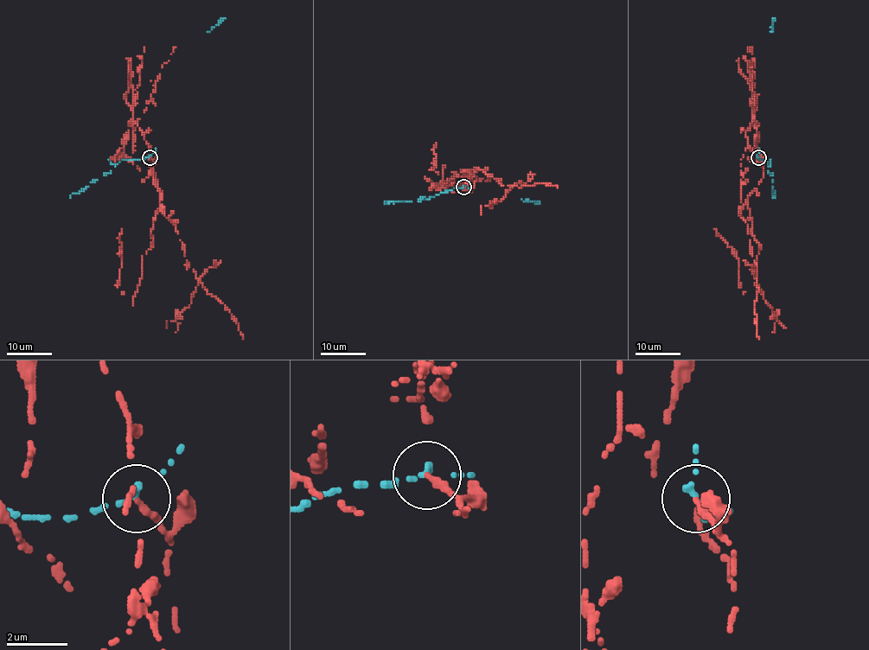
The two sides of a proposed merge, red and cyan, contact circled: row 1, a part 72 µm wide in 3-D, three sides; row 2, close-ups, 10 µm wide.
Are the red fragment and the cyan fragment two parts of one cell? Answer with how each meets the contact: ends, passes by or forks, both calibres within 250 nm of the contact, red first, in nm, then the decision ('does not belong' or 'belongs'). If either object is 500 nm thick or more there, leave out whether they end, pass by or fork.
red ends there; cyan ends there; 280 nm thick on the red side, 240 nm on the other; does not belong

